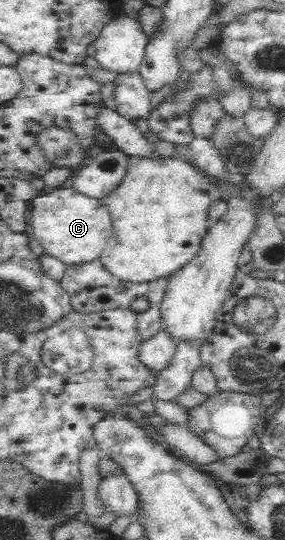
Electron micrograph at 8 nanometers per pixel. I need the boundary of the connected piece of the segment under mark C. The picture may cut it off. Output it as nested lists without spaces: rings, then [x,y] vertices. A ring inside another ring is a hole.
[[[68,184],[40,192],[31,200],[30,238],[41,244],[44,253],[66,265],[91,262],[100,258],[113,234],[111,216],[95,198],[77,192]]]

